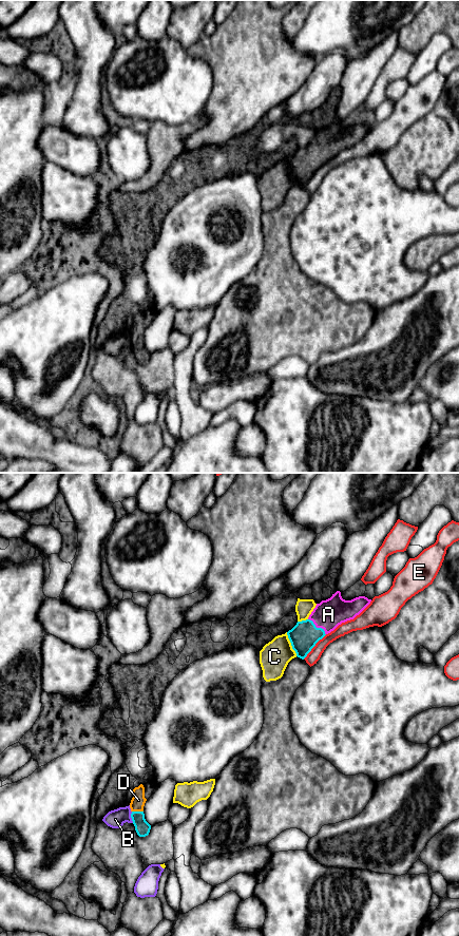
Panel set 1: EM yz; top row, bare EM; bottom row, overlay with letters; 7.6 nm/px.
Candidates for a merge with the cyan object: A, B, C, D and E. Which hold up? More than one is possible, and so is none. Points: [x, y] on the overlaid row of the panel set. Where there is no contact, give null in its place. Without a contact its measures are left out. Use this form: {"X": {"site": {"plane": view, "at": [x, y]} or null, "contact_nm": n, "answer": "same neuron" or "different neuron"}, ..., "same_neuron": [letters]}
{"A": {"site": {"plane": "yz", "at": [318, 628]}, "contact_nm": 180, "answer": "same neuron"}, "B": {"site": {"plane": "yz", "at": [131, 817]}, "contact_nm": 90, "answer": "different neuron"}, "C": {"site": {"plane": "yz", "at": [291, 644]}, "contact_nm": 200, "answer": "different neuron"}, "D": {"site": {"plane": "yz", "at": [137, 812]}, "contact_nm": 90, "answer": "same neuron"}, "E": {"site": {"plane": "yz", "at": [314, 645]}, "contact_nm": 260, "answer": "different neuron"}, "same_neuron": ["A", "D"]}

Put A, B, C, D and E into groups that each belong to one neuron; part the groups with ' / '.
A D / B / C / E

